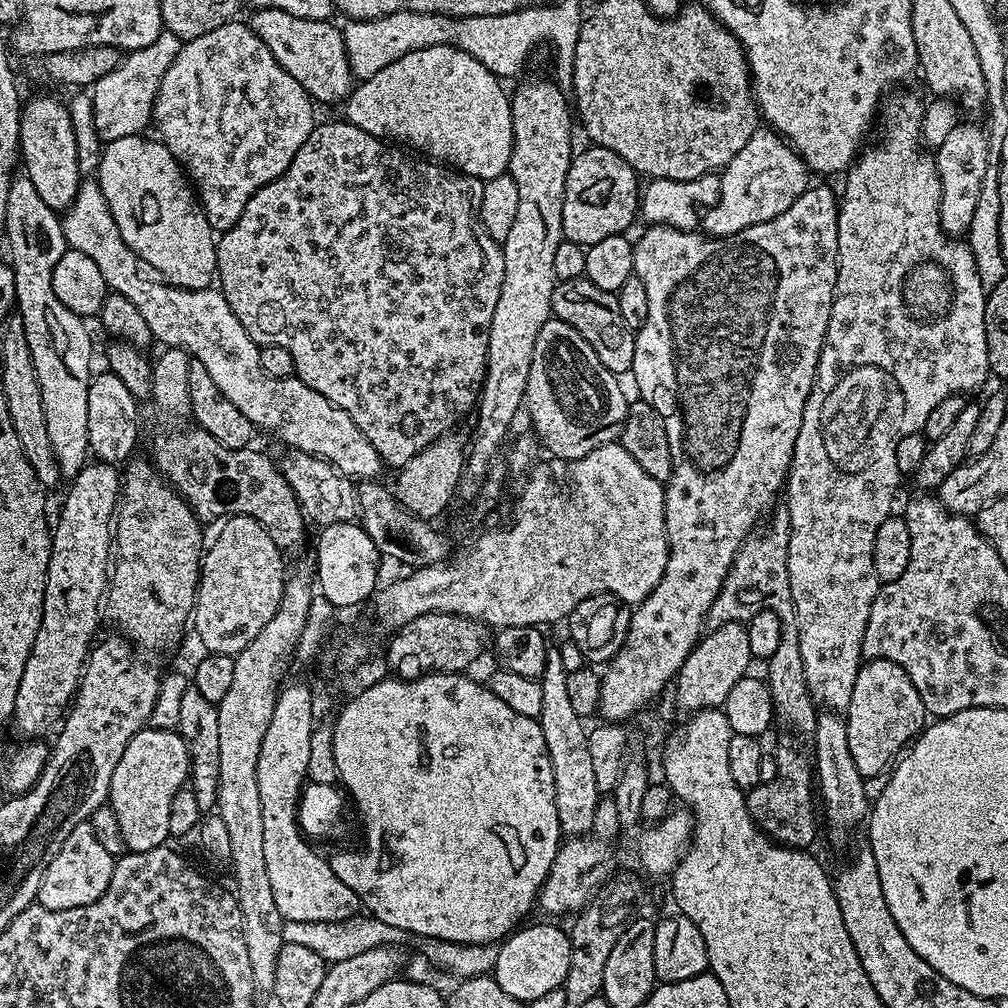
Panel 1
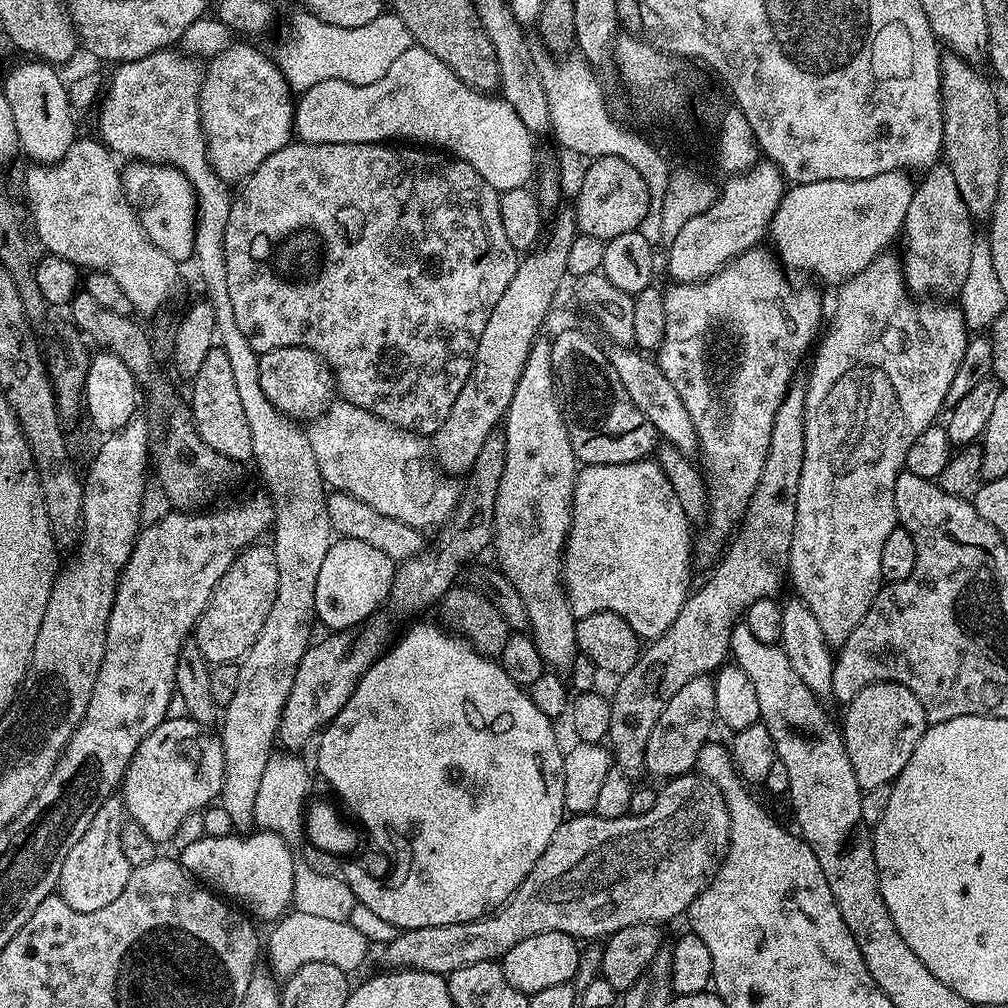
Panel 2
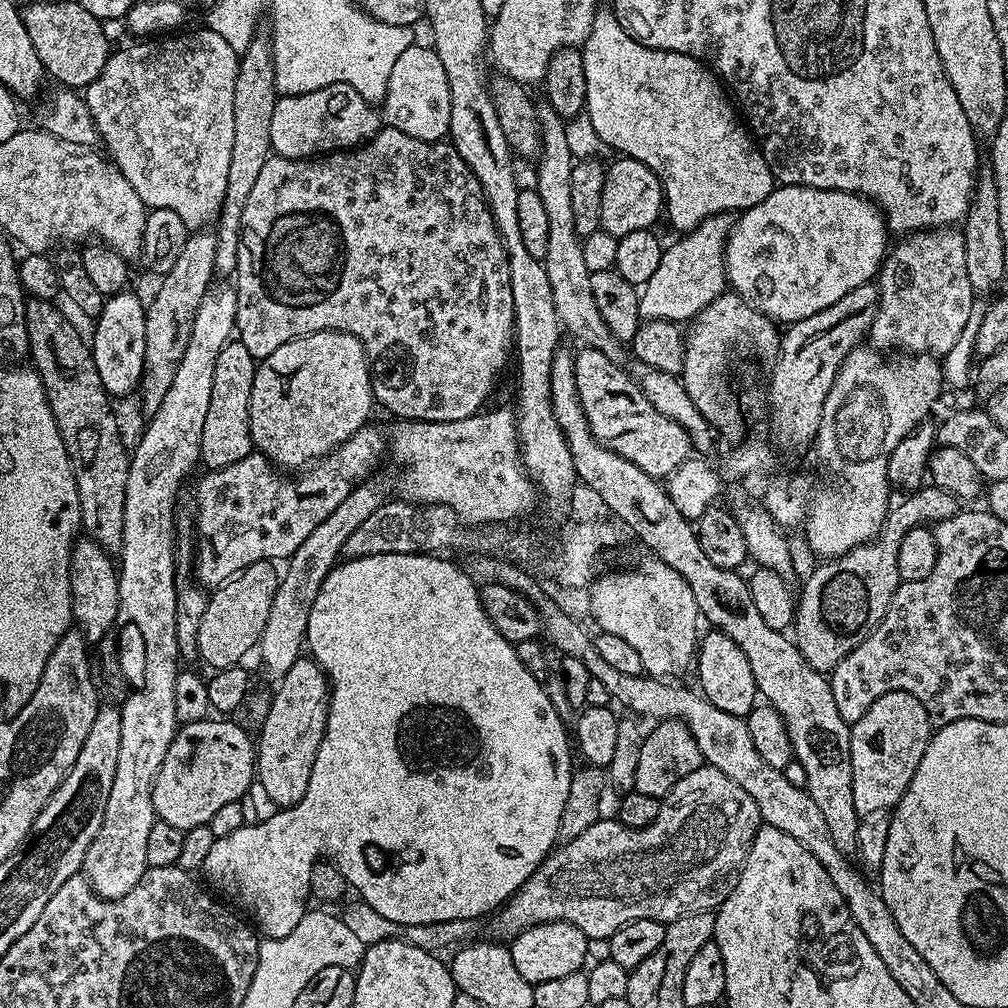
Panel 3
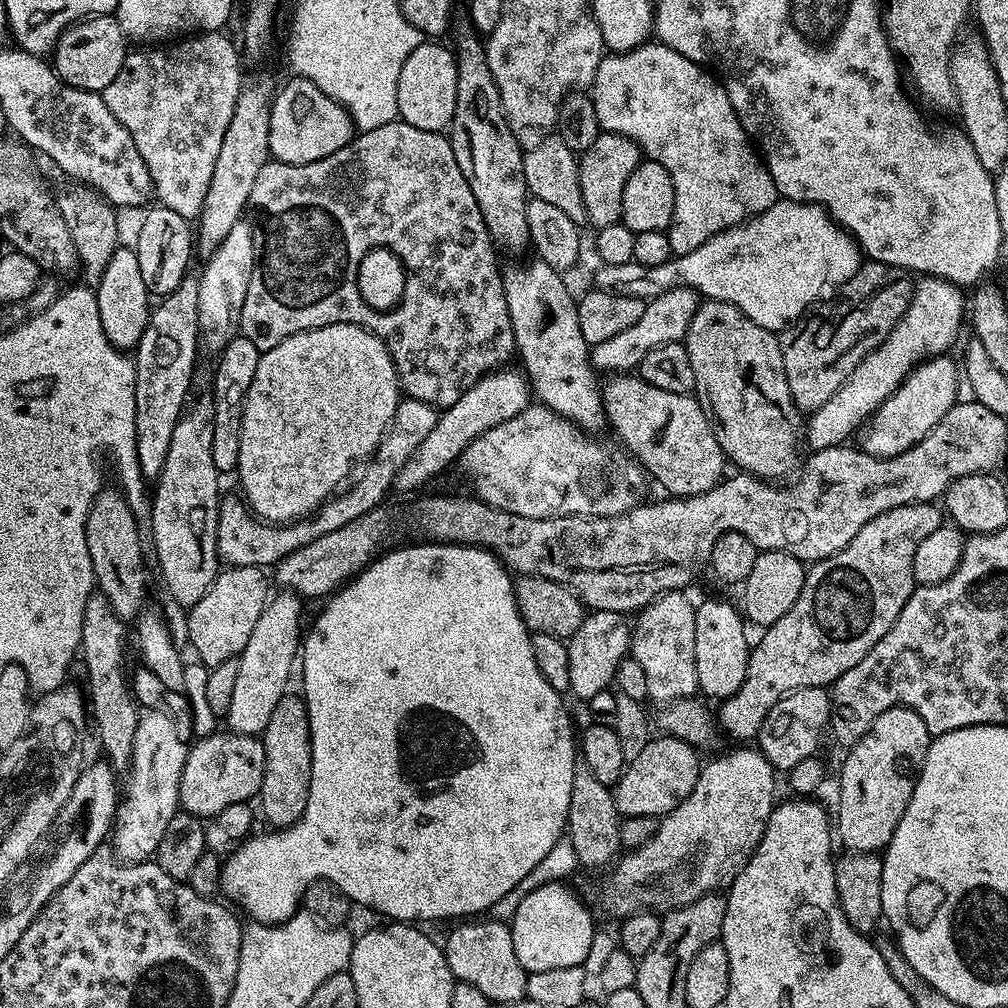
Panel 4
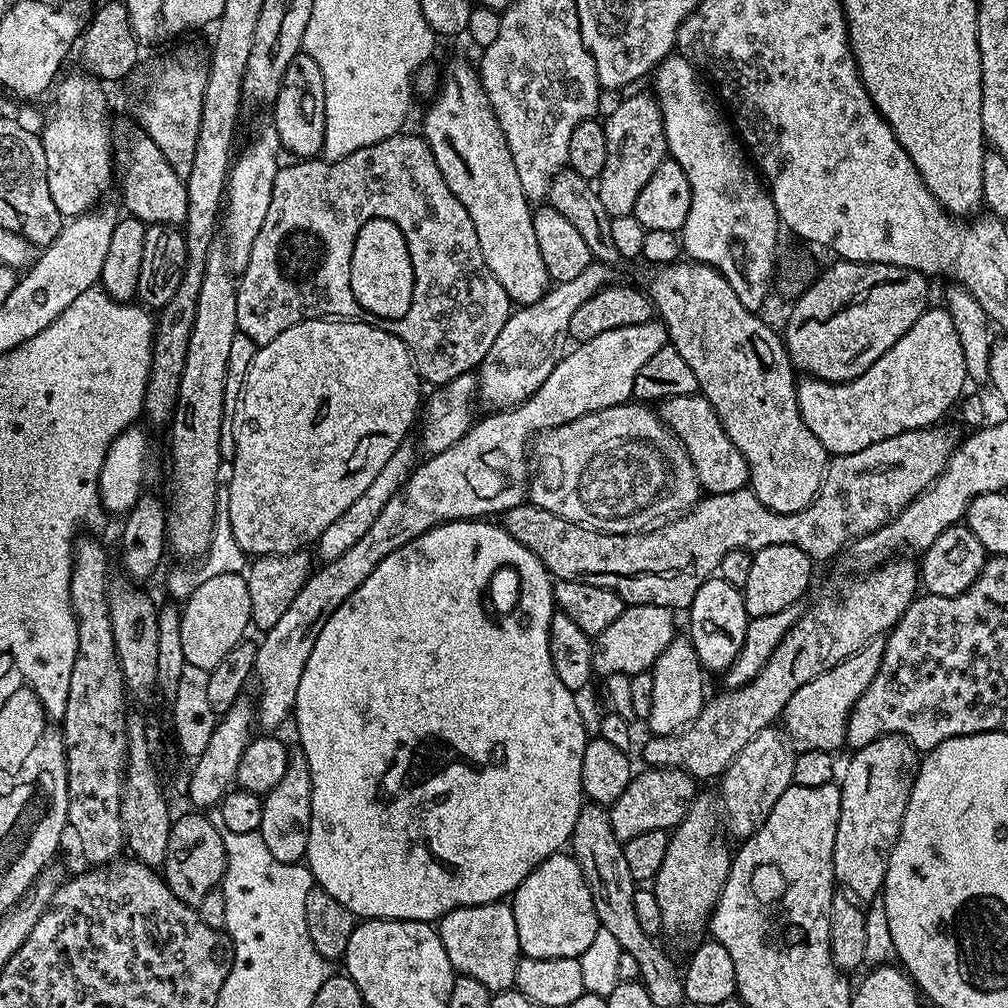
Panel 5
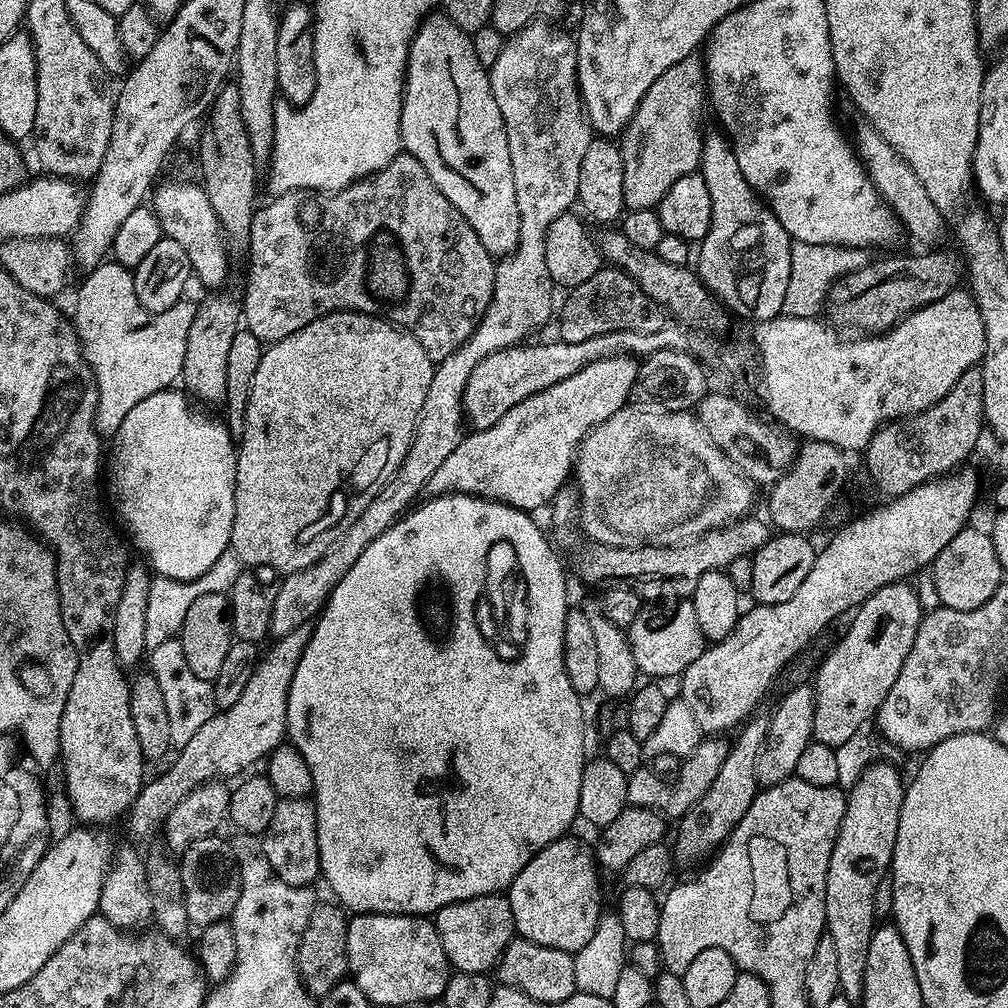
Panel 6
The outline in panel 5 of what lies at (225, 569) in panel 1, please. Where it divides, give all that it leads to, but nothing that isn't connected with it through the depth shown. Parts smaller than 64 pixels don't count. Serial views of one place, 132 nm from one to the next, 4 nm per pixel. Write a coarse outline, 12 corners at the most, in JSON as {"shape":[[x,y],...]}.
{"shape":[[241,574],[206,578],[183,601],[185,662],[211,670],[249,631]]}

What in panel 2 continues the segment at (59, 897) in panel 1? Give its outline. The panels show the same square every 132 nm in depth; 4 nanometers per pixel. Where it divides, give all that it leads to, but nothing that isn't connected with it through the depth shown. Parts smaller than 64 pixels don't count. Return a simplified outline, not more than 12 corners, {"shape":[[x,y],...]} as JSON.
{"shape":[[123,799],[102,802],[62,862],[58,894],[102,910],[126,890]]}

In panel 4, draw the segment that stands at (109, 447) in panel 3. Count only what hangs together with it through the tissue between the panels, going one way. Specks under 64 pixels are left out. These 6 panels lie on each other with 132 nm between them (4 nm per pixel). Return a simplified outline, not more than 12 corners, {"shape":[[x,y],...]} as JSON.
{"shape":[[104,486],[86,518],[95,587],[125,622],[148,568],[133,505]]}

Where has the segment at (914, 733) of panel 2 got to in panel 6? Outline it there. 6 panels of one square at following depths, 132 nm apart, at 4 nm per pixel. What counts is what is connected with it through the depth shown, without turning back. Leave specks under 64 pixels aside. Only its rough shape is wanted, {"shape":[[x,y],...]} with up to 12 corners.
{"shape":[[869,765],[847,793],[826,870],[839,995],[864,998],[905,787]]}

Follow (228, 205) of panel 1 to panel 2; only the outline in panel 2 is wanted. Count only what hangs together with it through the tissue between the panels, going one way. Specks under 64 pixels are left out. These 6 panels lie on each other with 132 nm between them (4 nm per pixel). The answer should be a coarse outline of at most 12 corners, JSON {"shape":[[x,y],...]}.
{"shape":[[251,43],[207,61],[208,163],[243,181],[294,136],[294,93]]}

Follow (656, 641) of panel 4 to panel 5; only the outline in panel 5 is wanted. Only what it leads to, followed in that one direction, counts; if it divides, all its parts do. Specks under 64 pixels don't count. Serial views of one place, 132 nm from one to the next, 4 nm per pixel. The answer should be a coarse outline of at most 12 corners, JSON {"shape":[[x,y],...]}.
{"shape":[[687,635],[652,665],[652,736],[669,736],[704,709],[704,676]]}

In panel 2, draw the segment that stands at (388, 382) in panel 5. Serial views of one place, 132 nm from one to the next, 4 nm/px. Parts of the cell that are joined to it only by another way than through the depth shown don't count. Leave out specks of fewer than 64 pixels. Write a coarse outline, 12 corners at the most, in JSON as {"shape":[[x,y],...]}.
{"shape":[[308,348],[259,357],[261,388],[284,415],[319,414],[334,377]]}

